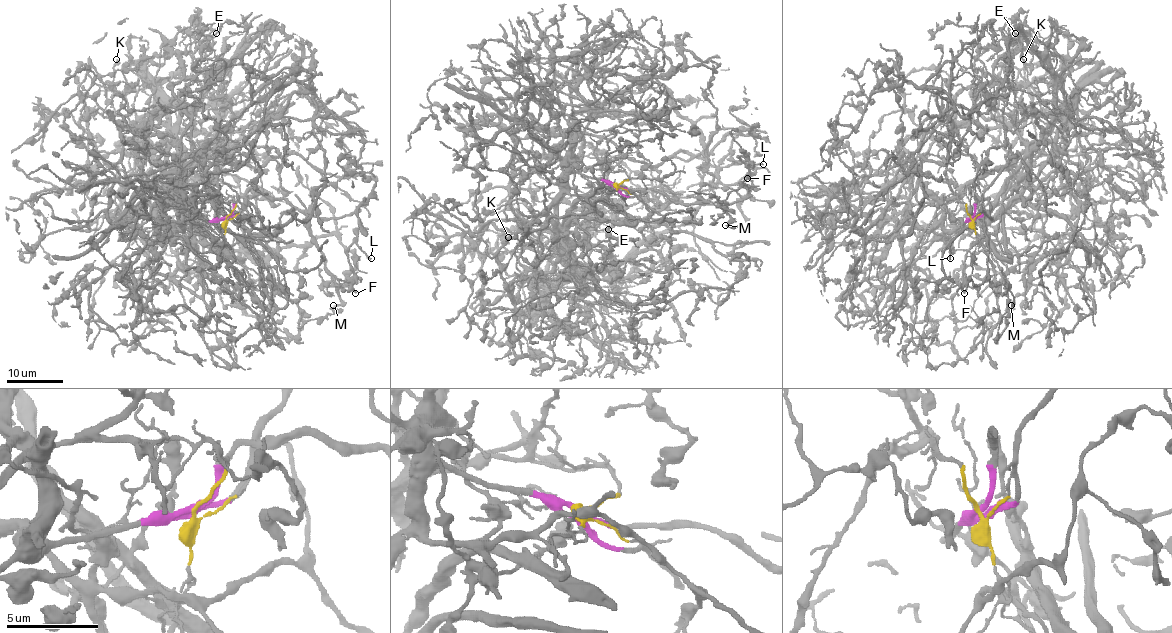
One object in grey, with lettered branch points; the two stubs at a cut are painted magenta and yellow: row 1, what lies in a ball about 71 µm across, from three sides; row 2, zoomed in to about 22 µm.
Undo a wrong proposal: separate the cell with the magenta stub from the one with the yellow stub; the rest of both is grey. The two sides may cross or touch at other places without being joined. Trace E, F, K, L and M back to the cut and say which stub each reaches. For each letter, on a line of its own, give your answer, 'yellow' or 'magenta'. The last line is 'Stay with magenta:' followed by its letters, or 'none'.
E: yellow
F: magenta
K: yellow
L: magenta
M: magenta
Stay with magenta: F, L, M

